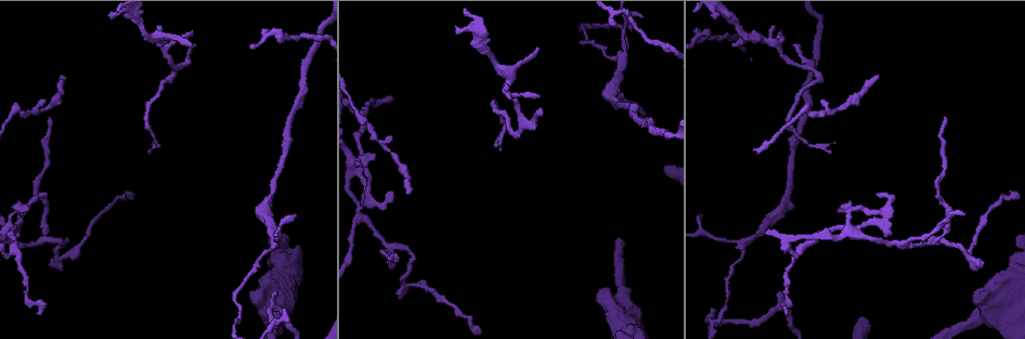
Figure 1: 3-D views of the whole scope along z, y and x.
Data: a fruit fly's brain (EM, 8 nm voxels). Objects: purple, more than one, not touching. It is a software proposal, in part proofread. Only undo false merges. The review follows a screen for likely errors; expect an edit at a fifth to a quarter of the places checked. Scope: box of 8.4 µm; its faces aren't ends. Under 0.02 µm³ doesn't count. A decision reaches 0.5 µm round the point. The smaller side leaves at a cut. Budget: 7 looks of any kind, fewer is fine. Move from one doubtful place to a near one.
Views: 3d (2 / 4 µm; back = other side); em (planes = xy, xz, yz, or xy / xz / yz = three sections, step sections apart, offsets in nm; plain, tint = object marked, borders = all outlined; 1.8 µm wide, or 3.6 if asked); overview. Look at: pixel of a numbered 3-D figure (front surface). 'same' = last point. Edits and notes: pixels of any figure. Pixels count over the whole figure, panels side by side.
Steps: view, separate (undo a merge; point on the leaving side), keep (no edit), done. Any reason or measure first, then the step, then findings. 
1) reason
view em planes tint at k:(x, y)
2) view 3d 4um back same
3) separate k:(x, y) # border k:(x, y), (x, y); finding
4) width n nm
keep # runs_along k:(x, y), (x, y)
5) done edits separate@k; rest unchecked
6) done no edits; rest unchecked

side arm on a straight run
view em planes plain at 1:(932, 237)

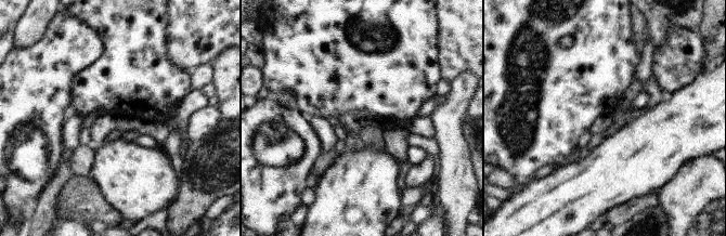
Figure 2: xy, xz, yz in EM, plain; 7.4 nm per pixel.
what lies round it
view em planes borders same

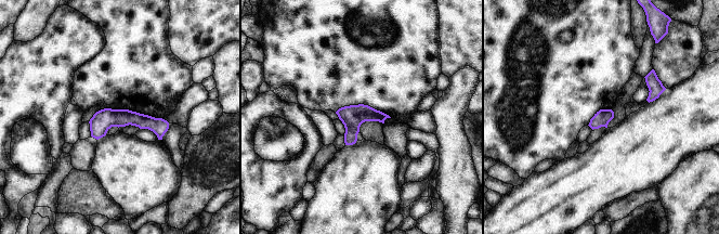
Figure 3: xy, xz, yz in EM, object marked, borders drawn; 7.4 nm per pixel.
keep # all the same cell

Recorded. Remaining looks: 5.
calibre changes
view 3d 2um at 1:(360, 142)

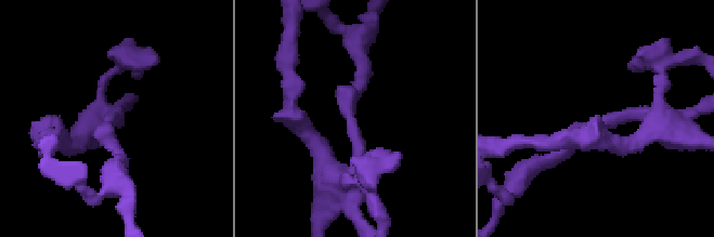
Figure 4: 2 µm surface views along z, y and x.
view em planes borders at 4:(111, 123)

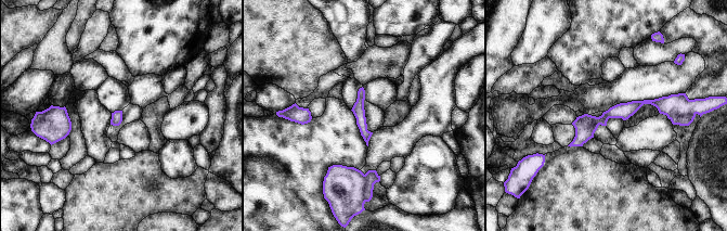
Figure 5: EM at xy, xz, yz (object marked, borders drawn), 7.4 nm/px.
width 80 nm
separate 5:(372, 177) # part_leaving 5:(672, 110), (643, 102), (612, 112), (574, 143); a second cell is stuck on

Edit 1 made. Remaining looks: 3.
abrupt turn
view em planes tint at 1:(519, 133)

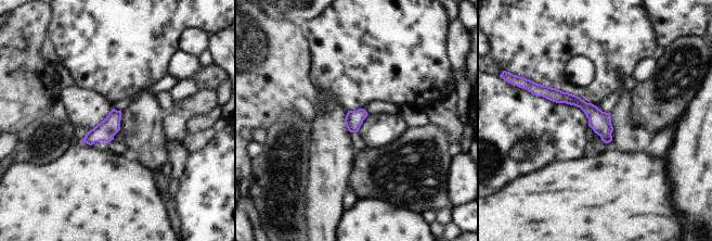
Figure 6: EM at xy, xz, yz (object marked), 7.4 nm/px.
keep # continuous, no second cell

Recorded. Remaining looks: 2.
done edits separate@5; rest unchecked

